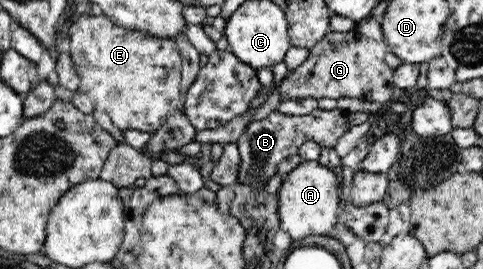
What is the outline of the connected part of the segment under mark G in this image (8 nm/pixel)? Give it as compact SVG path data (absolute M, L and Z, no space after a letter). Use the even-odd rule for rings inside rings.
M369 16L355 22L355 26L346 32L330 30L321 42L307 52L307 58L286 74L277 86L280 94L279 104L286 100L302 98L358 98L372 103L388 102L397 88L394 84L394 70L385 63L385 54L389 52L382 24Z

